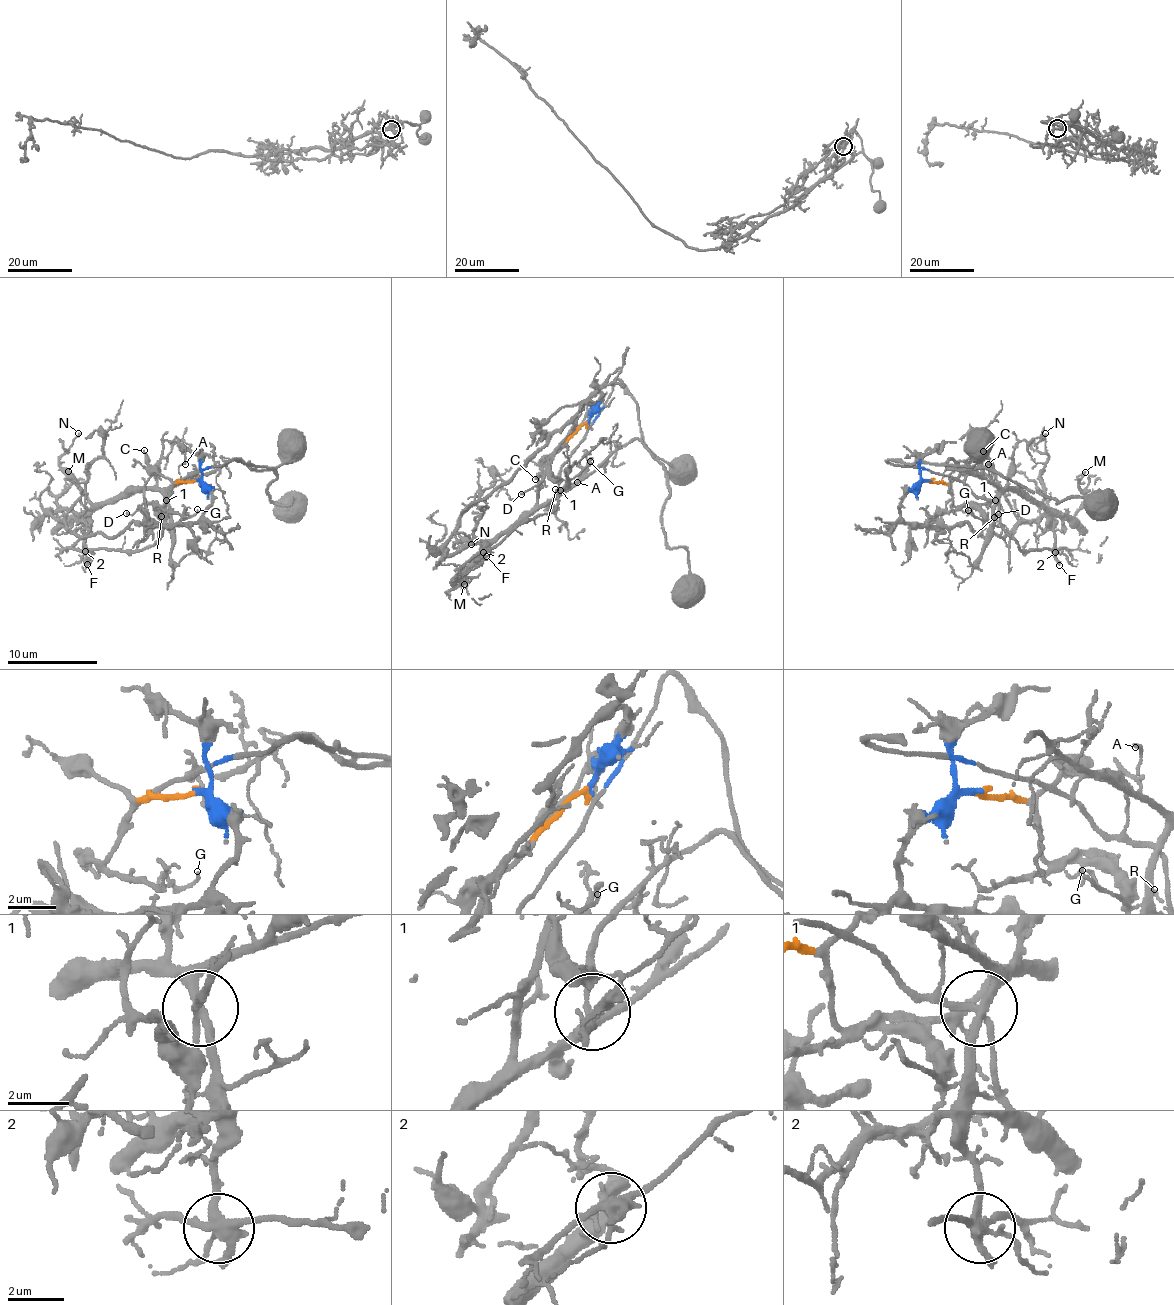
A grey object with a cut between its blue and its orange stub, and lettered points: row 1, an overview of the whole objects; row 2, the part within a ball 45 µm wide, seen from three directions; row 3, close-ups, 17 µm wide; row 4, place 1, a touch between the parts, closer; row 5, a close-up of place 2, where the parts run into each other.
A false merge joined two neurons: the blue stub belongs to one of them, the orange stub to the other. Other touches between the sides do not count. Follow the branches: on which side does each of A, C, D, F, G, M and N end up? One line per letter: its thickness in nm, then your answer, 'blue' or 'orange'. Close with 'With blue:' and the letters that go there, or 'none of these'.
A: 120 nm | orange
C: 240 nm | orange
D: 110 nm | orange
F: 240 nm | orange
G: 110 nm | orange
M: 150 nm | orange
N: 100 nm | orange
With blue: none of these

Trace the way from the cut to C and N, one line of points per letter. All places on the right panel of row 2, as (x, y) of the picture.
C: (929, 481), (948, 483), (977, 466), (983, 450)
N: (929, 481), (948, 483), (963, 472), (981, 468), (999, 486), (1018, 488), (1033, 502), (1042, 502), (1046, 433)

